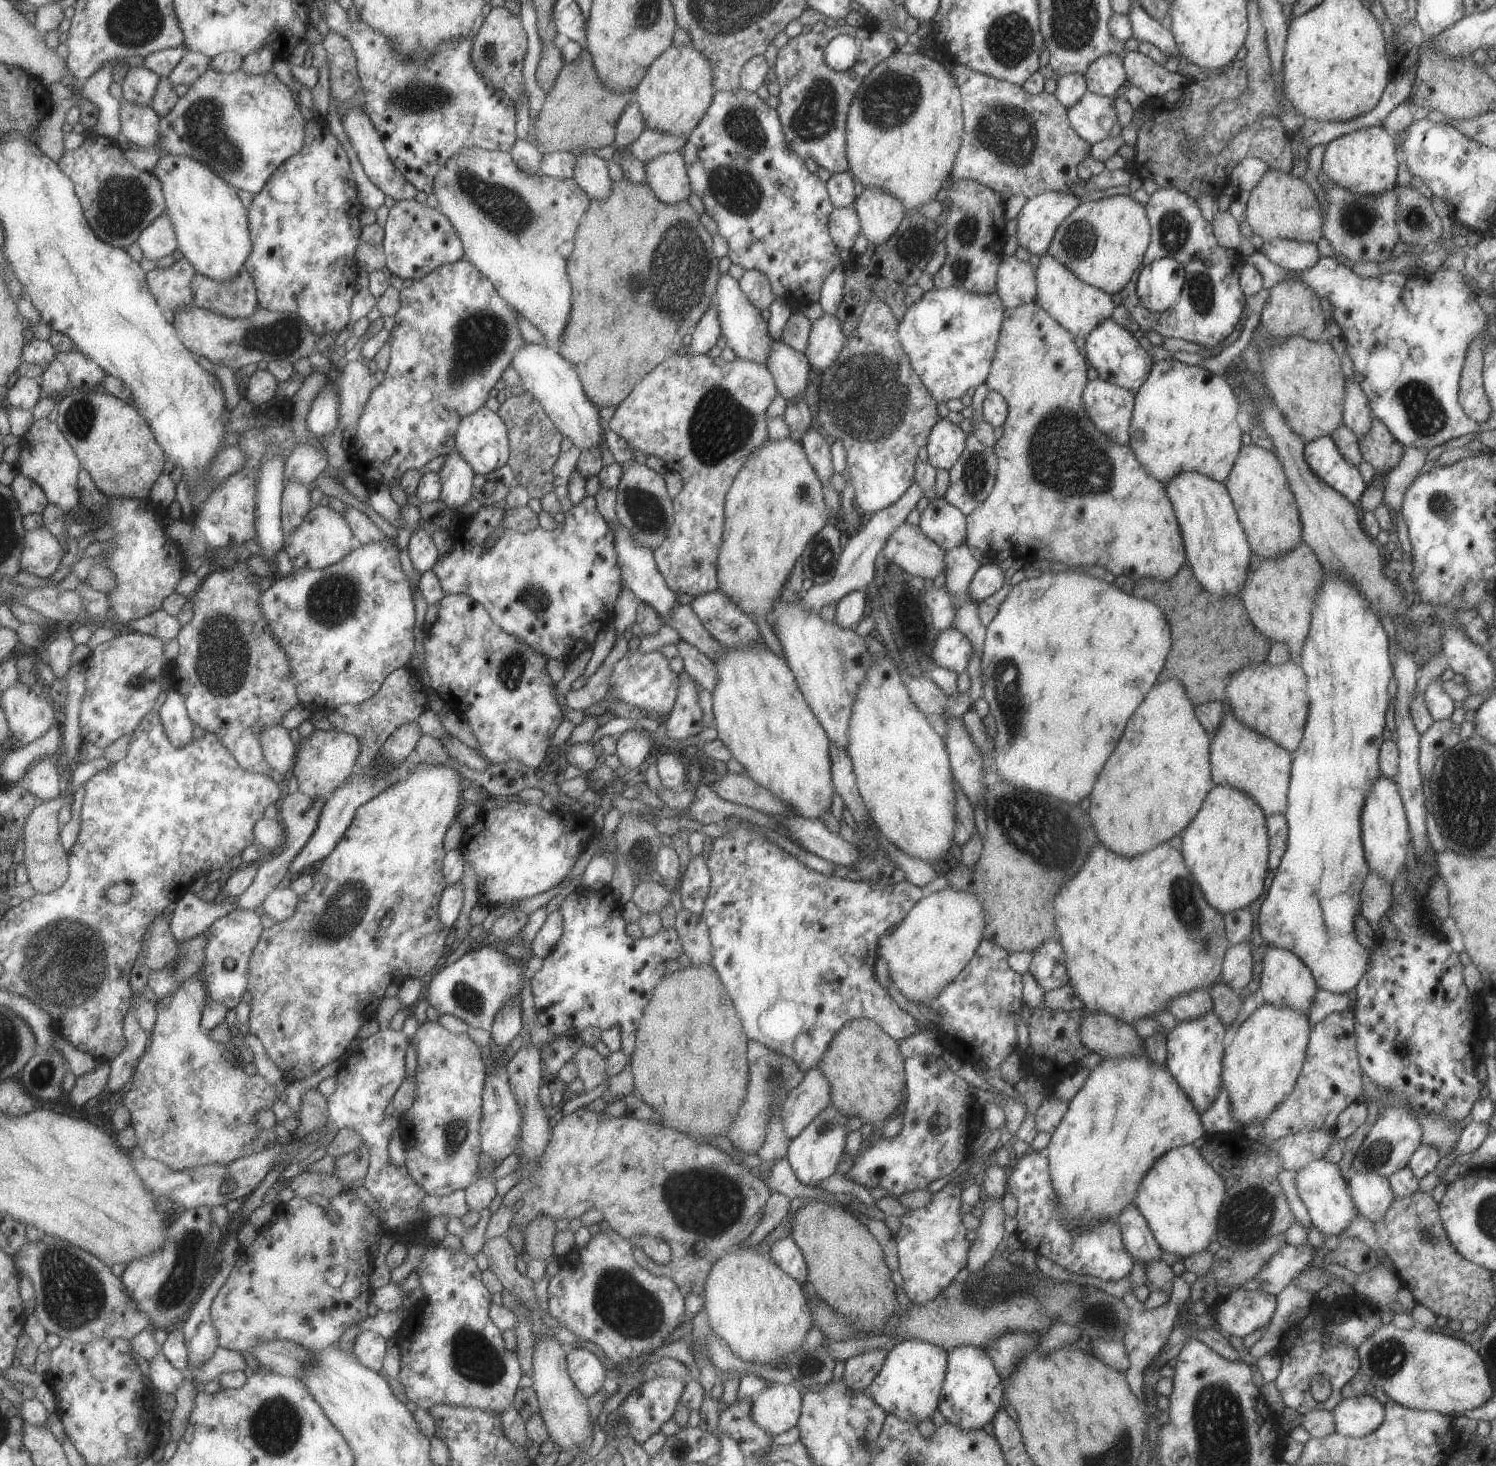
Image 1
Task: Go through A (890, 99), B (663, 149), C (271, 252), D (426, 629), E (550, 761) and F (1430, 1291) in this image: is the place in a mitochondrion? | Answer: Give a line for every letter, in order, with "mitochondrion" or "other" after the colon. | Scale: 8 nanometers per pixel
A: mitochondrion
B: other
C: other
D: other
E: other
F: other

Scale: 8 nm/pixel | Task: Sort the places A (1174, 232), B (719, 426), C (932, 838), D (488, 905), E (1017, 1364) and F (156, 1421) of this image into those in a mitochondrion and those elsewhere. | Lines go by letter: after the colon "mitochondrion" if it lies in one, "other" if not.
A: mitochondrion
B: mitochondrion
C: other
D: other
E: other
F: other

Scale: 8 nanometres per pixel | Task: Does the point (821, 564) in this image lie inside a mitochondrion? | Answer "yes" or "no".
yes

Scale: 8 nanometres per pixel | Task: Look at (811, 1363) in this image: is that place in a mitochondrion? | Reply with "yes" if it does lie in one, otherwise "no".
yes

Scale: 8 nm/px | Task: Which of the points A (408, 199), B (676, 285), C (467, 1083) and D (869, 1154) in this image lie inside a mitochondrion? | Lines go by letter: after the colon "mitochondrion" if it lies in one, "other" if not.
A: other
B: mitochondrion
C: other
D: other

